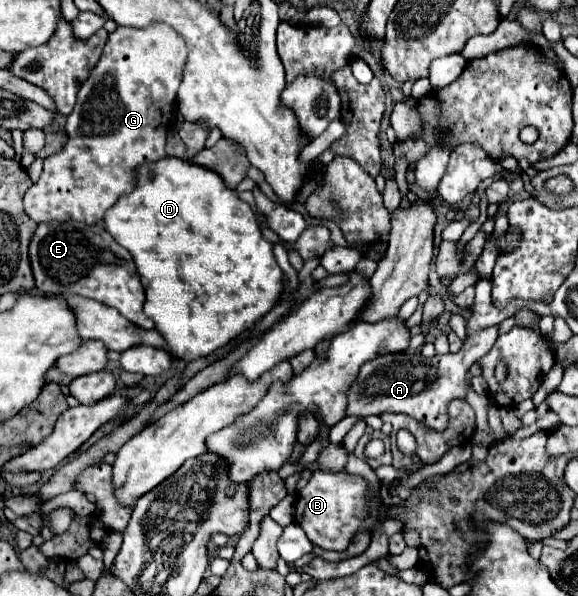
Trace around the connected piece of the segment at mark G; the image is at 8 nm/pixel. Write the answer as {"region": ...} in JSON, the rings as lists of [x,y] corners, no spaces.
{"region":[[[149,23],[143,29],[117,27],[109,33],[101,59],[91,69],[91,75],[77,93],[73,113],[67,117],[67,145],[45,159],[41,179],[25,193],[25,211],[33,221],[83,221],[93,225],[103,219],[103,213],[115,205],[121,195],[127,195],[137,185],[137,169],[143,163],[155,163],[165,153],[165,139],[173,121],[177,89],[183,81],[187,63],[187,47],[183,37],[167,23]]]}

